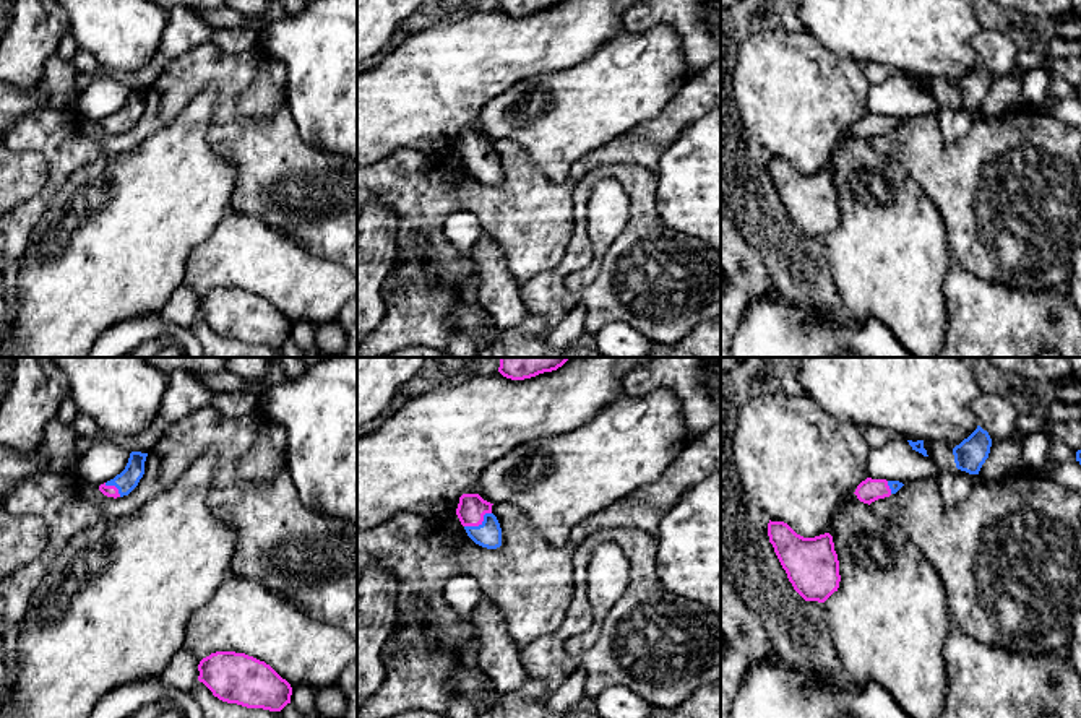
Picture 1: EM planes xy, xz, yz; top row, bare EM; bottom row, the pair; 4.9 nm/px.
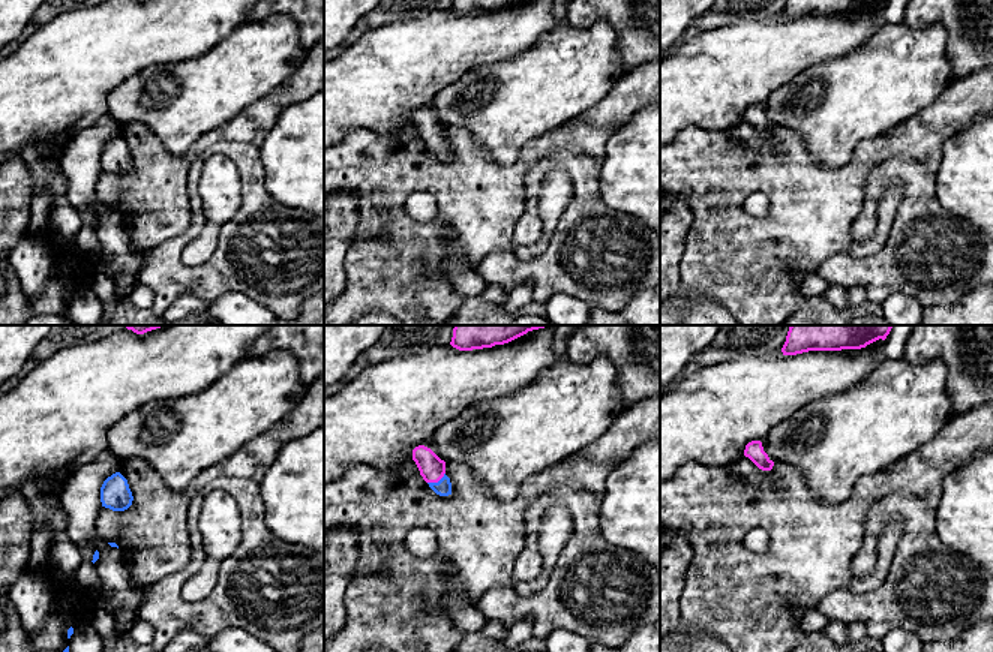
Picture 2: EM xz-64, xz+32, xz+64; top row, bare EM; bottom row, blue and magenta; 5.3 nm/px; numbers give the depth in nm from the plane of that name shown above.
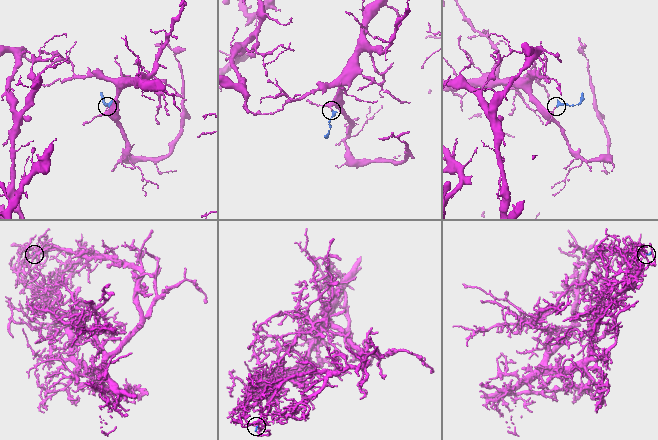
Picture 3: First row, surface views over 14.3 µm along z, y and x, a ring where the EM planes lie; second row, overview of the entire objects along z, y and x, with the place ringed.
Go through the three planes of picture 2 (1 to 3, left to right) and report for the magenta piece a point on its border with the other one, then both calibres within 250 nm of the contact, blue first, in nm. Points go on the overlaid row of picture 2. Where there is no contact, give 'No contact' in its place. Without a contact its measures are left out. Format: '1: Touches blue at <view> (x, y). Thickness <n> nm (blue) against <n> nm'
1: No contact
2: Touches blue at xz+32 (438, 481). Thickness 90 nm (blue) against 140 nm
3: No contact

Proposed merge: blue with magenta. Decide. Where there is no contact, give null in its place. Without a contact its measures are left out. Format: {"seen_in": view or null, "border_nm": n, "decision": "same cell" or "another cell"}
{"seen_in": "xz", "border_nm": 150, "decision": "same cell"}

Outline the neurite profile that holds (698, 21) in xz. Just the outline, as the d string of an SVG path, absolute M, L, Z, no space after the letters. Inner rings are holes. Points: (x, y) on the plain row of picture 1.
M641 0L623 13L628 32L657 24L678 32L688 78L721 62L721 0Z

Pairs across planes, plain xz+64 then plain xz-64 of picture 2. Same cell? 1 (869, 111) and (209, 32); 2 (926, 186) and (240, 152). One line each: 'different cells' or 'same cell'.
1: different cells
2: same cell

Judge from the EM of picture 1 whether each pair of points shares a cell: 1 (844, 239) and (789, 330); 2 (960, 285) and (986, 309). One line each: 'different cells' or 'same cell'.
1: different cells
2: same cell

